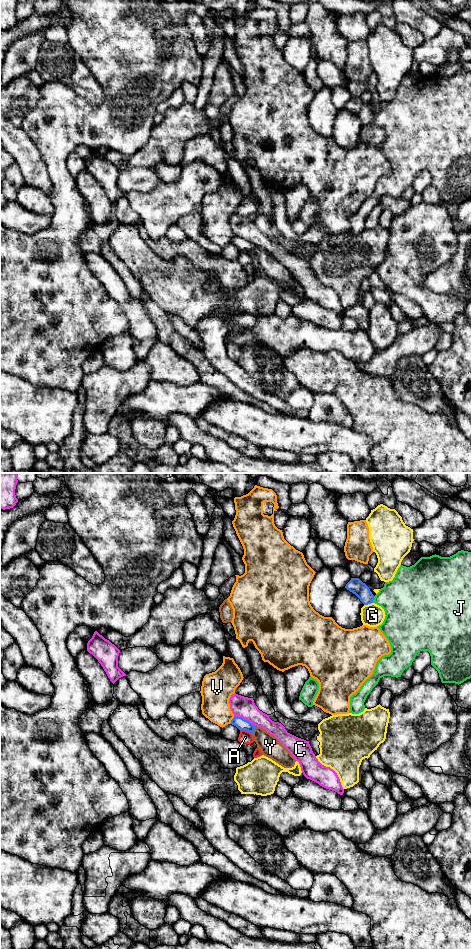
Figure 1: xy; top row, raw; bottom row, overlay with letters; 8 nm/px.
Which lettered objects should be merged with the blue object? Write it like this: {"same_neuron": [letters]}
{"same_neuron": []}

